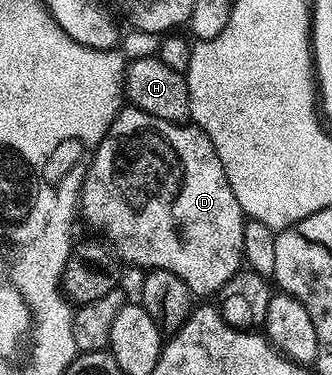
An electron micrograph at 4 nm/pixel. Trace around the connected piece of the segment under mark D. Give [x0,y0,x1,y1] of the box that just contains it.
[79,106,246,297]

